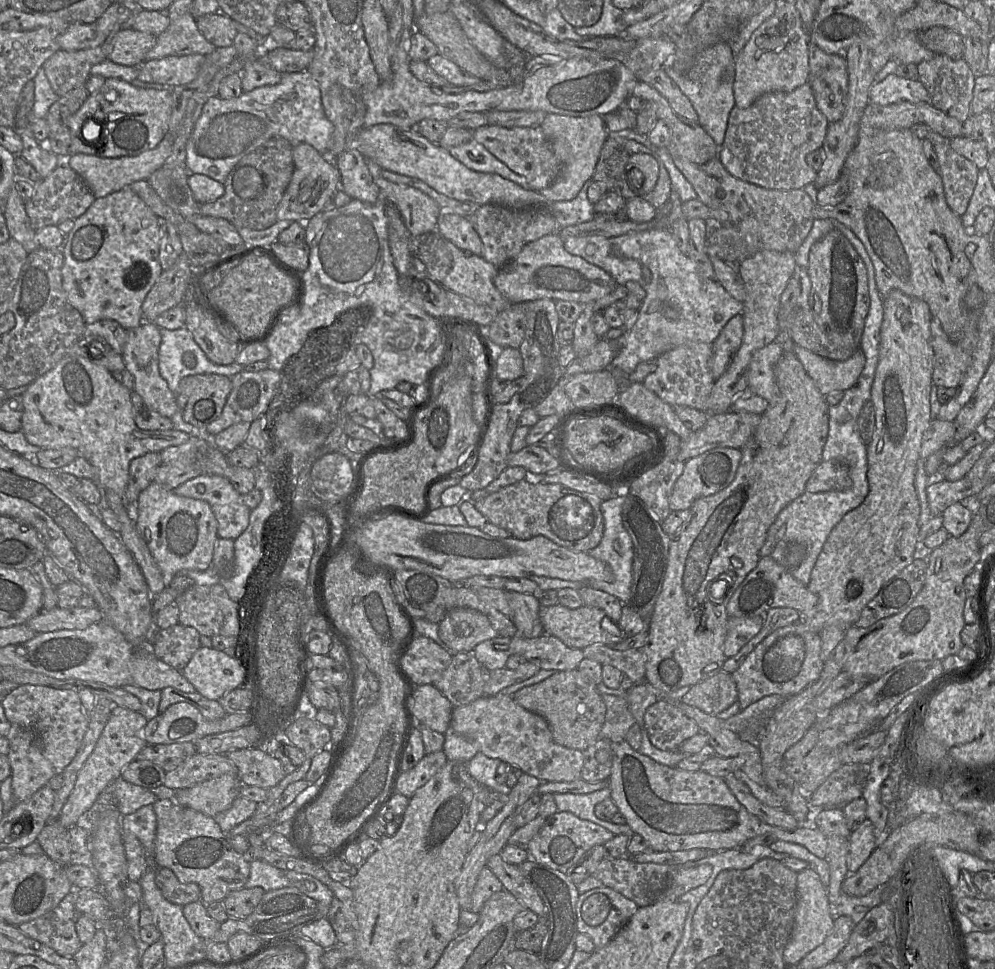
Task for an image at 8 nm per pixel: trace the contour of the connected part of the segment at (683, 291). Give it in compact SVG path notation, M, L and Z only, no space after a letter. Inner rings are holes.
M655 227L655 228L648 228L641 232L637 233L630 233L621 236L615 236L606 238L603 236L585 236L585 237L576 237L576 236L566 236L562 237L563 244L565 250L575 256L579 256L586 260L588 263L593 264L607 273L609 273L613 279L616 281L617 285L625 285L628 281L635 281L641 285L641 287L646 291L646 296L641 303L641 307L638 310L638 319L635 325L630 330L625 330L624 327L622 328L610 328L608 332L604 335L603 338L606 339L615 339L618 338L620 344L620 351L614 360L611 362L610 367L612 369L619 369L621 372L625 374L631 374L638 364L657 359L658 356L663 354L664 352L671 350L675 347L681 346L687 342L703 342L708 344L713 344L714 341L719 337L720 333L723 331L725 326L728 322L736 315L740 314L744 310L745 301L739 300L733 297L729 291L722 285L718 280L715 278L706 278L703 275L703 272L700 266L687 257L685 254L682 253L680 250L679 244L677 240L674 238L672 232L665 227ZM643 268L647 268L652 273L652 279L650 281L645 281L642 275Z

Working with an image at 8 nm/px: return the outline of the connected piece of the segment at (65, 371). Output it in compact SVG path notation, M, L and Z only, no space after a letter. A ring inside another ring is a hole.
M66 355L53 369L31 382L21 395L24 406L21 431L26 440L44 450L64 447L76 449L80 457L88 460L97 469L97 486L112 490L122 498L133 459L147 453L161 453L166 448L185 444L190 439L182 431L139 429L134 421L131 392L115 380L106 368L80 356Z

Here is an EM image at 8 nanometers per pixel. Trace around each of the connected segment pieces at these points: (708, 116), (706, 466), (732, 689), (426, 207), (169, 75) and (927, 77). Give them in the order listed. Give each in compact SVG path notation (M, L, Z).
M727 43L714 44L695 58L693 67L685 74L671 66L665 71L680 91L688 98L698 114L700 124L717 146L724 143L731 111L736 107L733 84L735 79L735 54Z
M715 448L685 462L684 471L675 482L670 495L671 511L690 509L697 499L726 488L734 480L741 459L741 449Z
M720 671L689 687L681 702L717 716L738 700L738 691L731 674Z
M367 160L367 166L382 198L398 208L414 239L436 231L441 208L432 198L419 189L385 179L382 176L383 169L372 160Z
M191 54L145 61L139 66L137 79L174 87L186 85L197 78L205 59L204 55Z
M936 54L932 59L917 65L919 79L927 89L931 104L948 115L964 123L971 115L971 102L975 86L975 75L964 58L953 59L944 54Z

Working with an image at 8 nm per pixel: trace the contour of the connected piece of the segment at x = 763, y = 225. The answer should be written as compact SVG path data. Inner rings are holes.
M672 156L676 167L693 186L701 202L712 209L727 213L728 223L745 241L749 255L762 250L796 253L810 233L813 210L817 205L805 189L766 189L732 176L718 158L705 164L694 164Z

